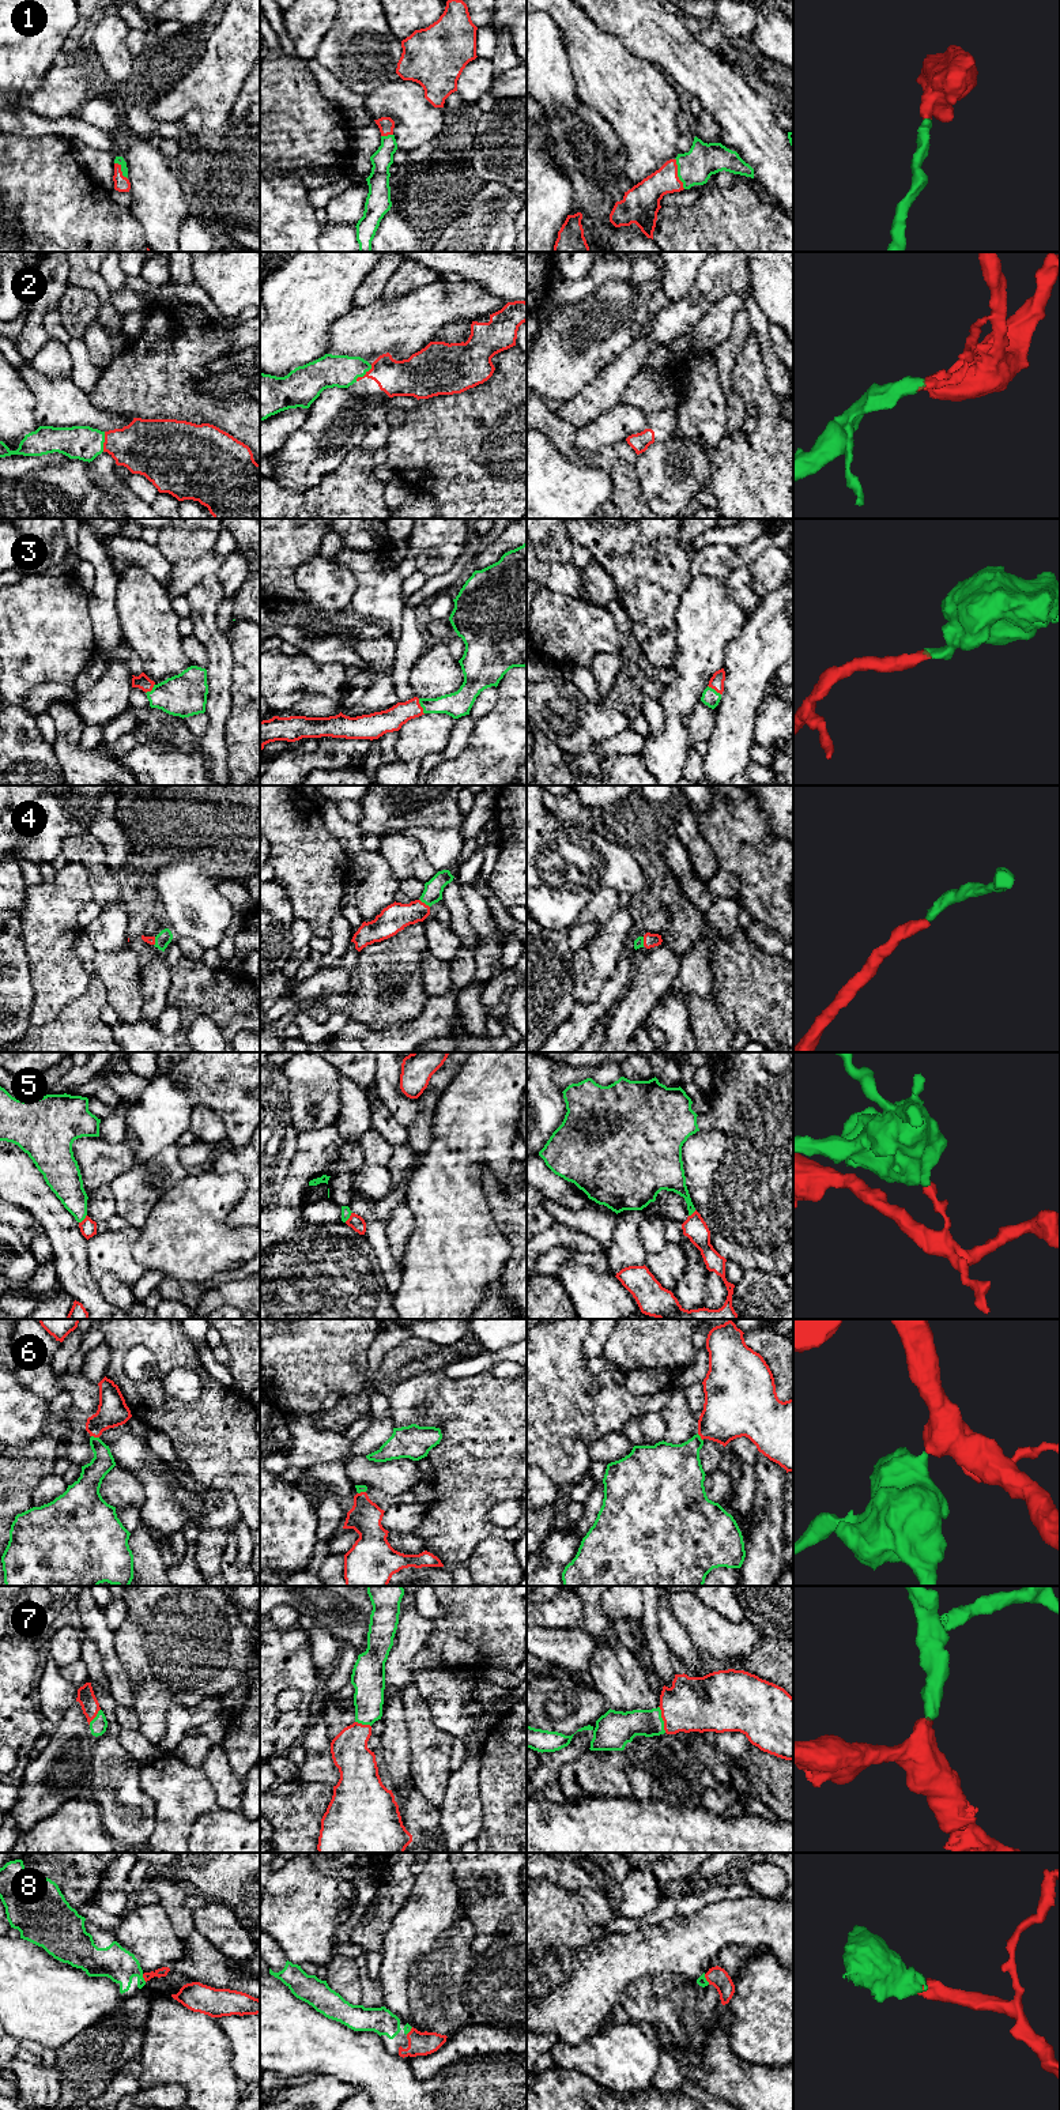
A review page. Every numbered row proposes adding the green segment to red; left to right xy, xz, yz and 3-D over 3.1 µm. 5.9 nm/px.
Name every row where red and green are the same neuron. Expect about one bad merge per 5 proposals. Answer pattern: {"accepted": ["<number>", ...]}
{"accepted": ["1", "2", "3", "4", "6", "7", "8"]}

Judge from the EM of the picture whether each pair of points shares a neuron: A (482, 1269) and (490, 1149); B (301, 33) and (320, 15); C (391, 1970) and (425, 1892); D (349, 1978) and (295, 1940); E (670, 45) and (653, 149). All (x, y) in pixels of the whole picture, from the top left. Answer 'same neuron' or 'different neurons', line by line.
A: same neuron
B: same neuron
C: same neuron
D: different neurons
E: different neurons

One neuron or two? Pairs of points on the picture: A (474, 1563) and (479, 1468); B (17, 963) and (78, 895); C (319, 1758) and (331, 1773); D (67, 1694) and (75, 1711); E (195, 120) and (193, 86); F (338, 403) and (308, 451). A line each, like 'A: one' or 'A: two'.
A: two
B: two
C: one
D: two
E: two
F: one

